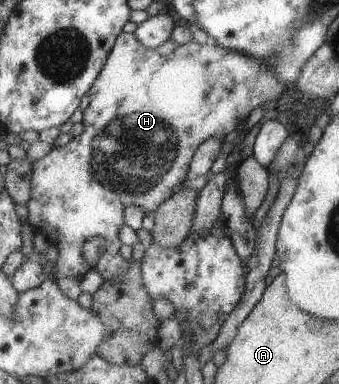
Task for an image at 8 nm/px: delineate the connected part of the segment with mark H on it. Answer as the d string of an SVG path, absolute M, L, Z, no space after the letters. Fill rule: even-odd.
M122 32L117 37L117 43L114 44L108 59L105 60L101 73L98 73L97 79L93 81L89 92L86 93L90 97L90 101L82 112L81 122L83 128L81 133L71 137L63 146L52 146L52 149L44 157L35 160L33 163L33 173L30 175L30 200L26 201L25 204L27 217L22 222L30 225L35 232L41 233L49 244L56 247L58 255L52 276L56 280L62 277L70 277L79 281L85 273L93 269L100 274L104 281L120 277L128 269L128 260L118 255L120 243L116 239L118 227L122 225L122 207L126 207L126 205L140 207L144 214L151 216L156 211L158 205L171 196L174 188L178 187L185 180L185 176L189 171L190 160L193 159L193 153L197 151L197 147L202 141L208 139L208 137L216 137L216 139L228 138L232 135L234 129L238 127L238 123L245 121L252 109L255 107L266 109L269 106L274 106L273 104L276 104L276 101L281 97L285 89L287 89L286 85L280 83L278 77L272 71L268 71L268 67L265 64L260 65L250 55L244 55L244 53L238 53L238 51L228 51L228 49L224 49L224 47L213 42L213 40L209 40L204 45L198 45L193 40L188 41L184 45L176 45L168 39L155 48L146 48L137 40L134 34ZM88 237L100 237L104 241L104 249L102 249L102 253L100 253L100 257L96 259L94 265L88 265L84 261L84 257L82 257L82 247L86 245Z

